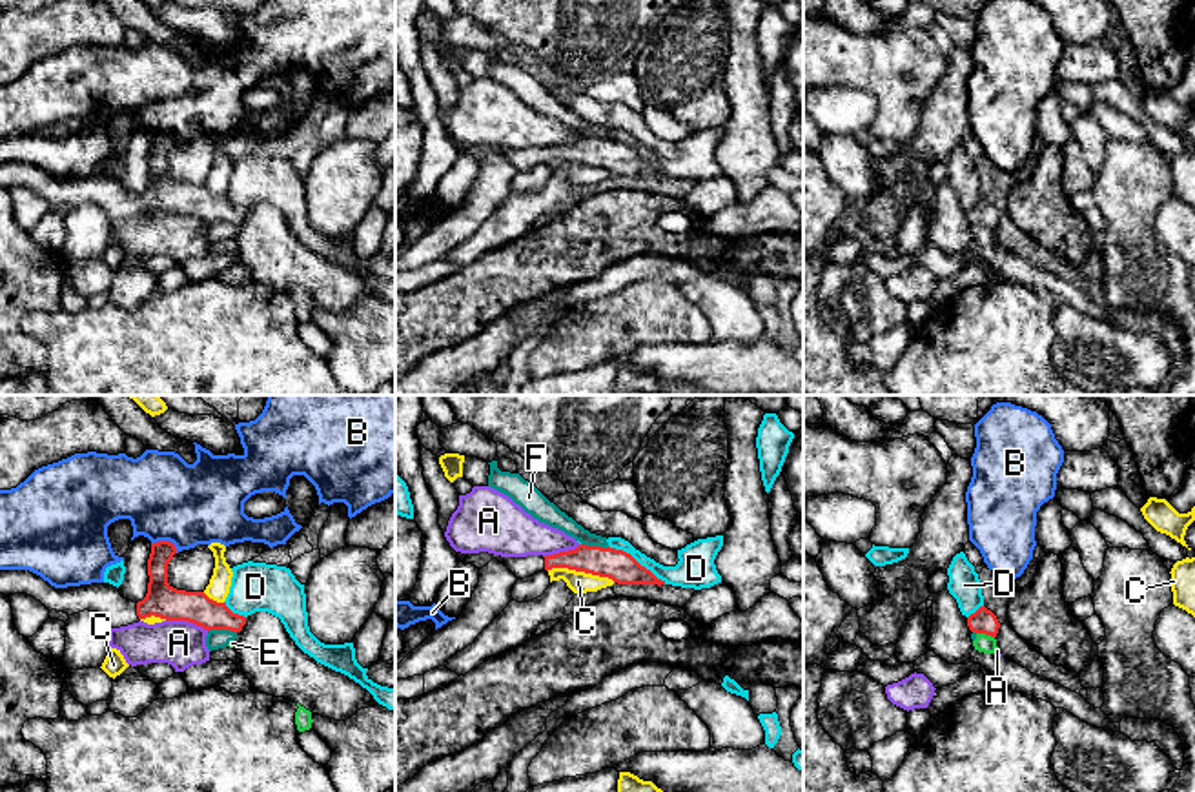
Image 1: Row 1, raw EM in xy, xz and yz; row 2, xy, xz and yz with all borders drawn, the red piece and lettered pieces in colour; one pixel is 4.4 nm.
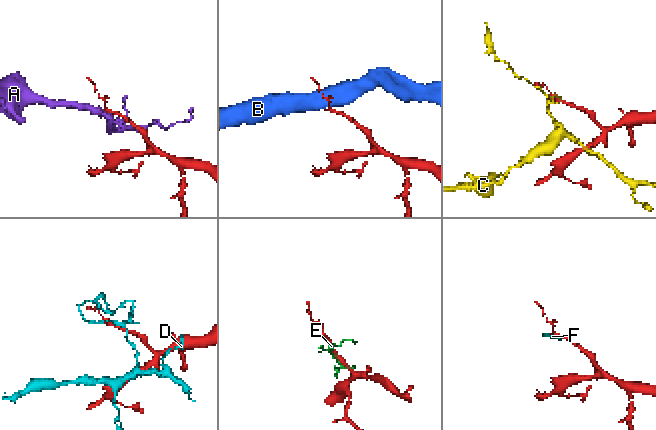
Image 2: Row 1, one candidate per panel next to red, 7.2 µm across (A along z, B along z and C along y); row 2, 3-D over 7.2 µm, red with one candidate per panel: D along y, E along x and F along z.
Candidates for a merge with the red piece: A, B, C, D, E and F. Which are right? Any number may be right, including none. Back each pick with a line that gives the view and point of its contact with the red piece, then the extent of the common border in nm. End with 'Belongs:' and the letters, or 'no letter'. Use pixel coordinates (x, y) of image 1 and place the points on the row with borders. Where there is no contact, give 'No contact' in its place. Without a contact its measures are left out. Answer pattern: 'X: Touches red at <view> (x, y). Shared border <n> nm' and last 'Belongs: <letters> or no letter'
Belongs: no letter

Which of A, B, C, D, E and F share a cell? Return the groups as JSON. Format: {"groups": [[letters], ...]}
{"groups": [["A"], ["B"], ["C"], ["D"], ["E", "F"]]}

